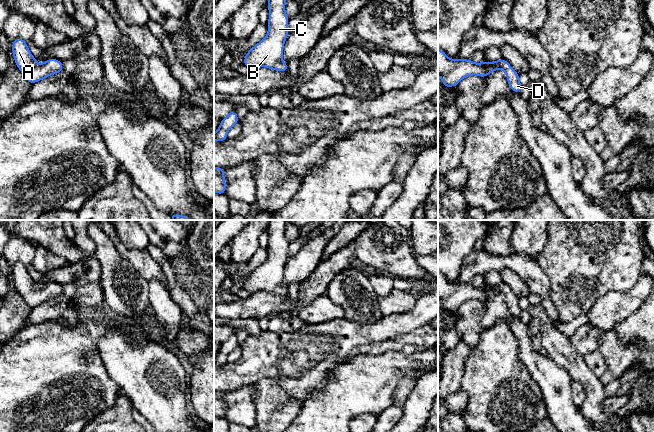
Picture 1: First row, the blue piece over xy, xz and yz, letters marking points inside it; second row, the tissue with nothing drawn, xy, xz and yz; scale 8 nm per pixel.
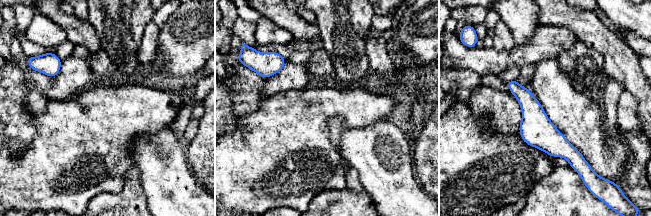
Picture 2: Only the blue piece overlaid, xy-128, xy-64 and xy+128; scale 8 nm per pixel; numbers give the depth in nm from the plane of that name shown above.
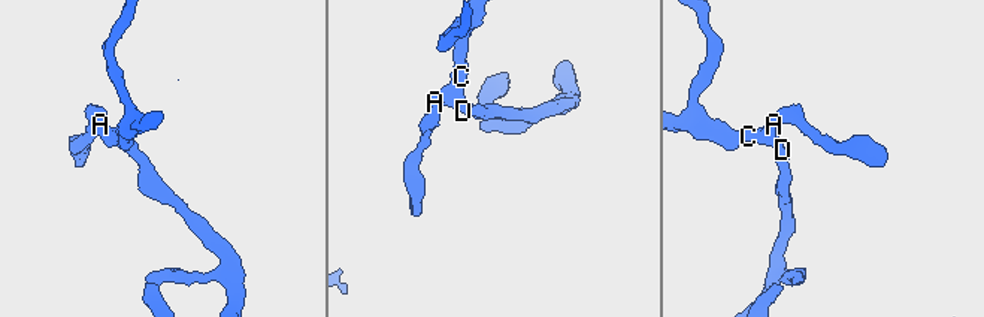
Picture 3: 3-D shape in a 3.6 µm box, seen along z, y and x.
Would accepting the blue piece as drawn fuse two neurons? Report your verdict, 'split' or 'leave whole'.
leave whole

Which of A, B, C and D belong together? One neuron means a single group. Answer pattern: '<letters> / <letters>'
A B C D

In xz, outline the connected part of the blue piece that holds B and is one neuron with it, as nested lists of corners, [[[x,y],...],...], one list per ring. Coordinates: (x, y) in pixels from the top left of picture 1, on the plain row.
[[[269,220],[268,258],[248,274],[243,289],[250,293],[262,290],[280,296],[288,295],[282,285],[283,271],[288,258],[289,242],[285,237],[286,220]]]

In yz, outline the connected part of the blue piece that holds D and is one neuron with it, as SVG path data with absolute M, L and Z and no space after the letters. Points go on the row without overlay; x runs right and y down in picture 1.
M438 272L438 300L442 303L445 312L456 310L470 299L484 302L497 293L505 295L509 311L515 317L520 318L523 310L519 305L519 298L503 282L496 286L474 287L470 283L450 283Z

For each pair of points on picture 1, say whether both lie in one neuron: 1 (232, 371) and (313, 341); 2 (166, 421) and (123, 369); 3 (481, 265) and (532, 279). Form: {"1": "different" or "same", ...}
{"1": "same", "2": "same", "3": "same"}

